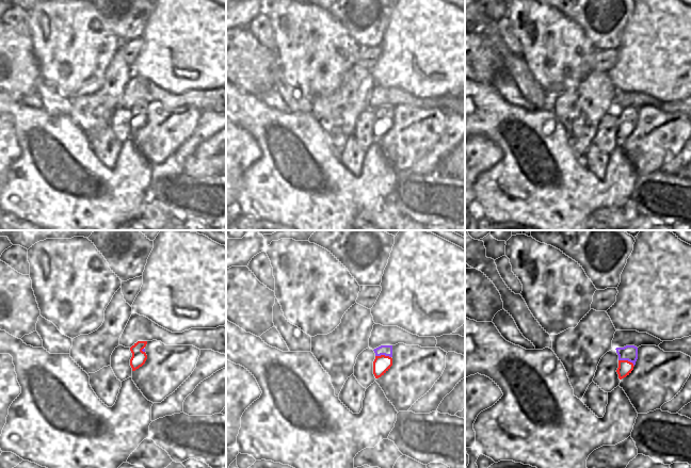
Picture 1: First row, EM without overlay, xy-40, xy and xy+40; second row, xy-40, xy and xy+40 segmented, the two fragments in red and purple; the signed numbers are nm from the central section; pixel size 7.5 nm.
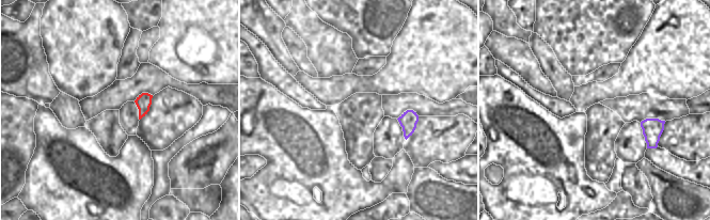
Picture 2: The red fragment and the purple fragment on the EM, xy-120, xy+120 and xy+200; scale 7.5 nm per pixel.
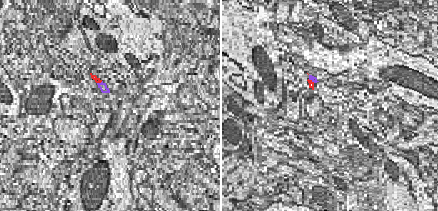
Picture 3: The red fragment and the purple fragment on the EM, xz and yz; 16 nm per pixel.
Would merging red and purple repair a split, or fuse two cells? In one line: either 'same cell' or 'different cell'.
same cell

